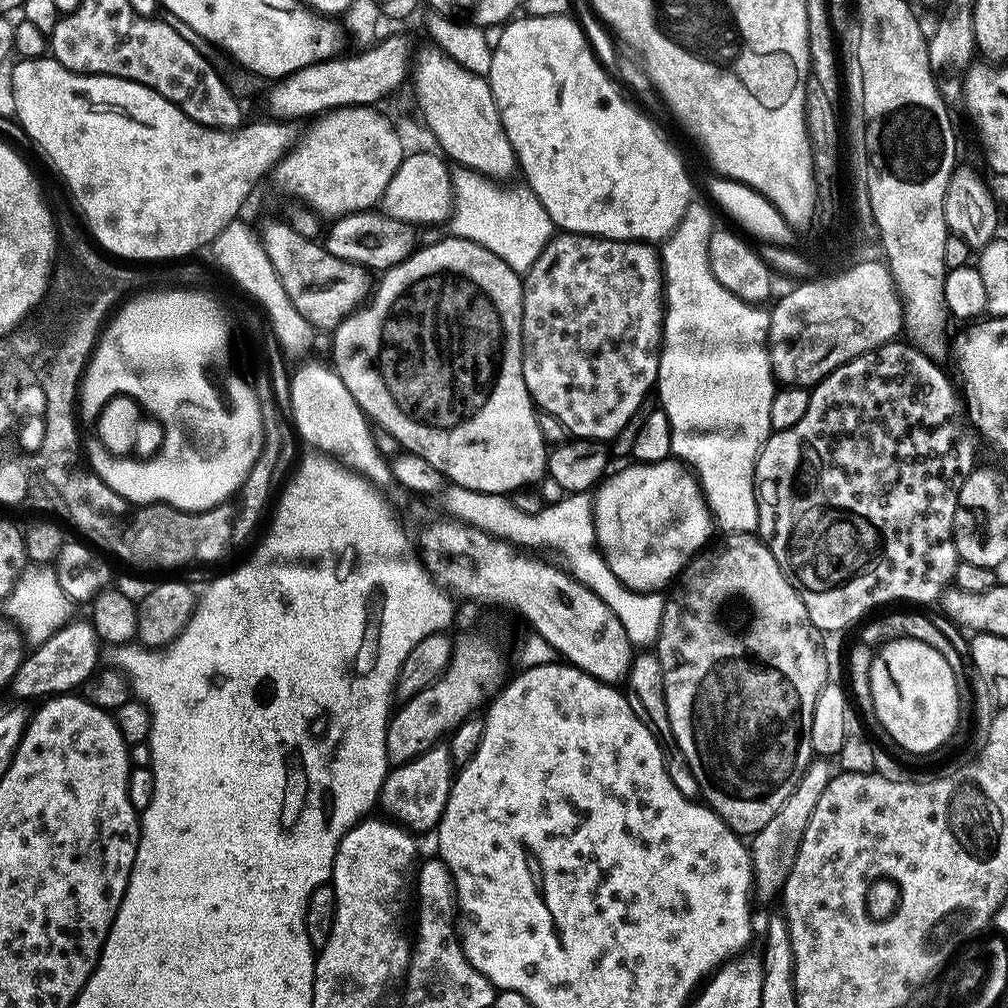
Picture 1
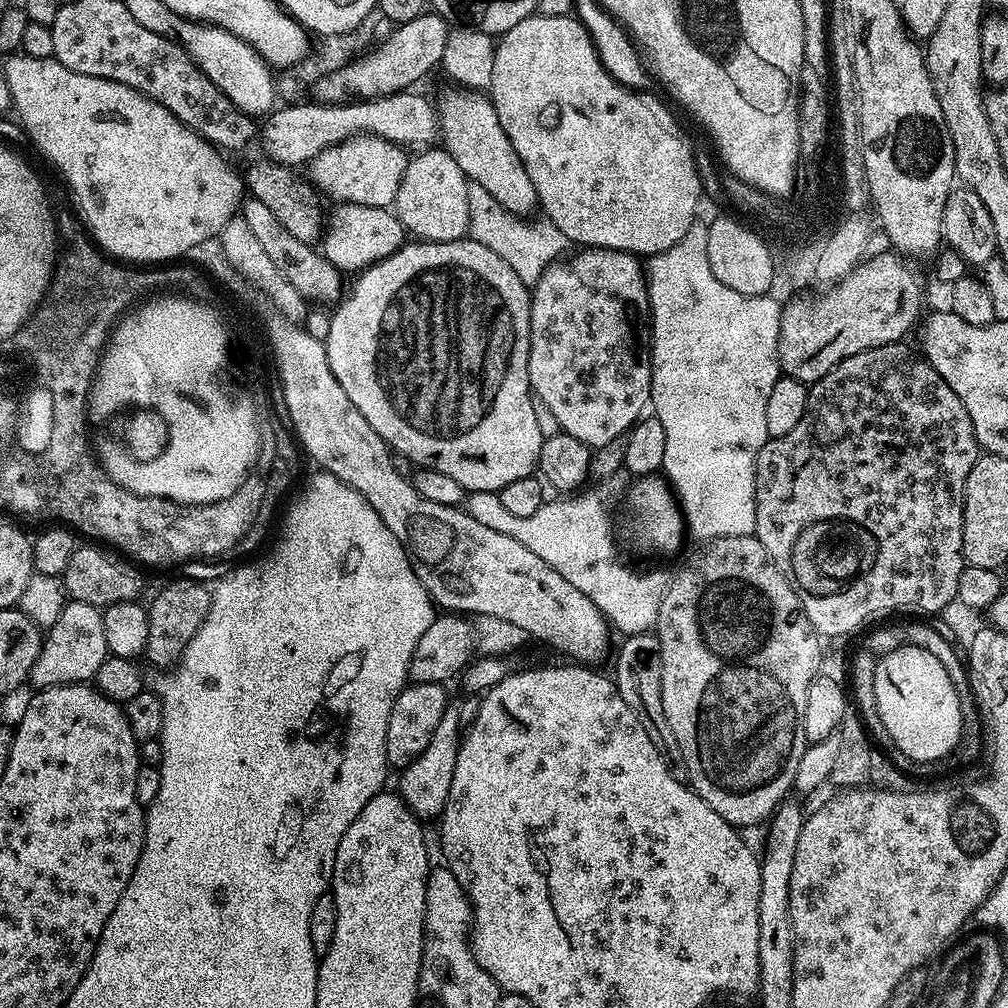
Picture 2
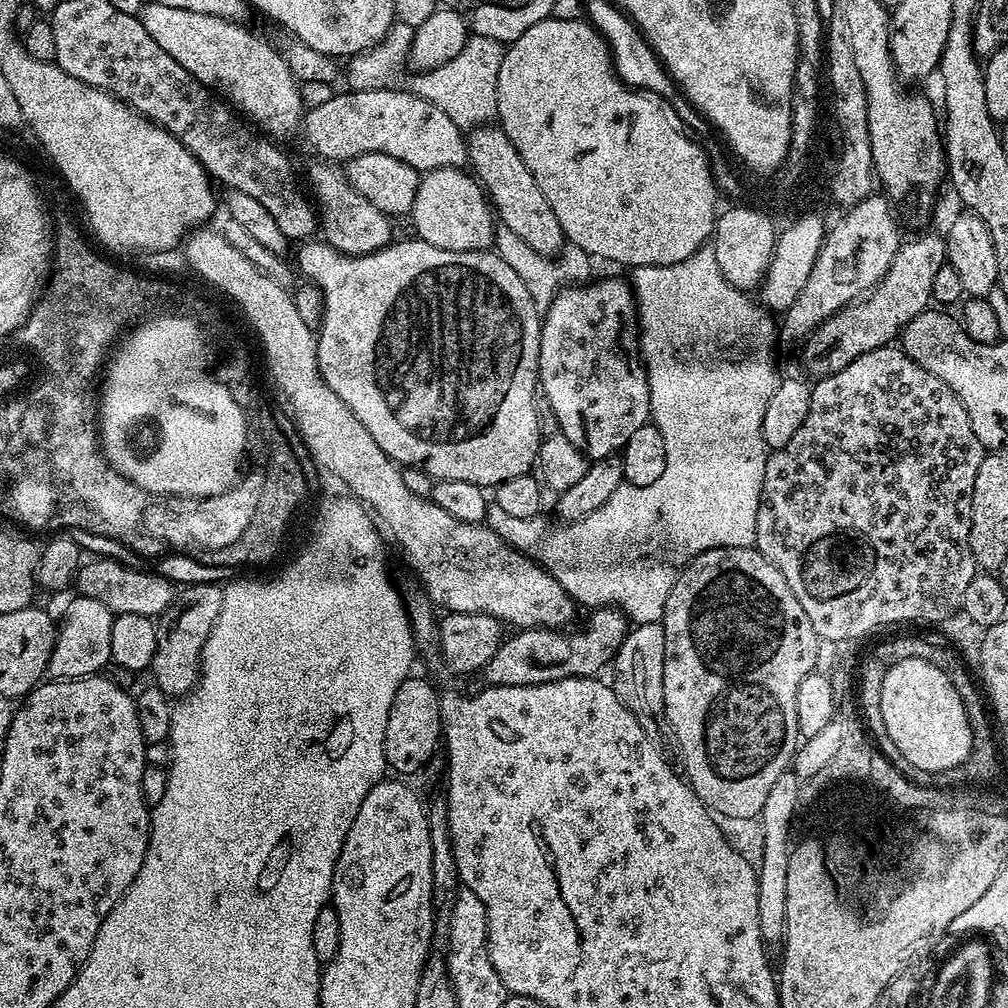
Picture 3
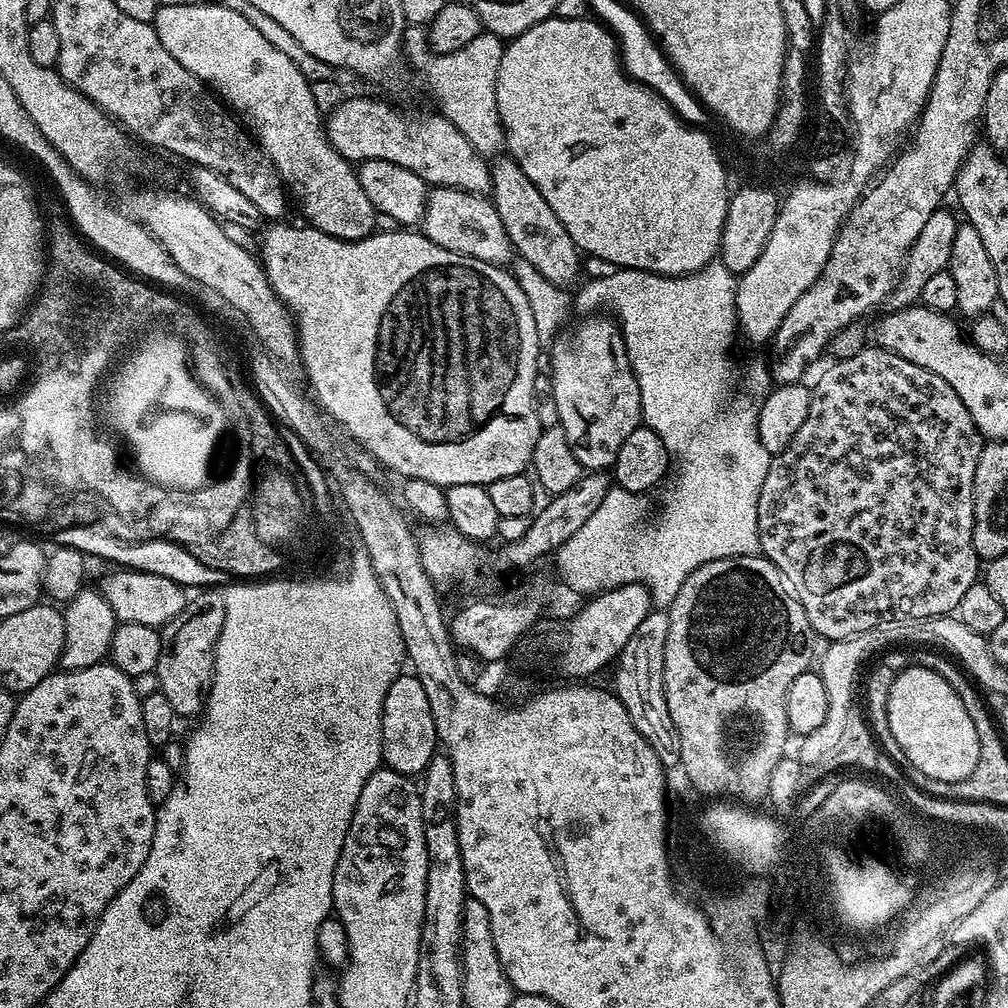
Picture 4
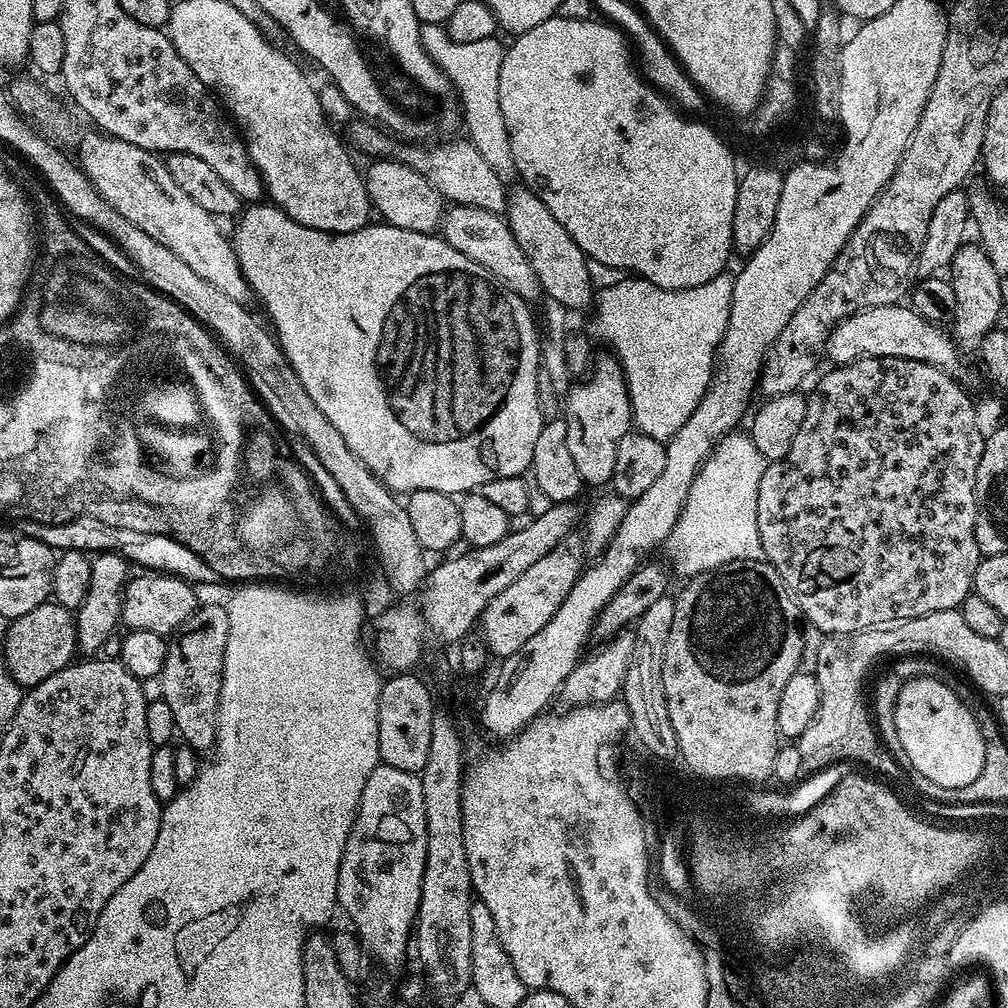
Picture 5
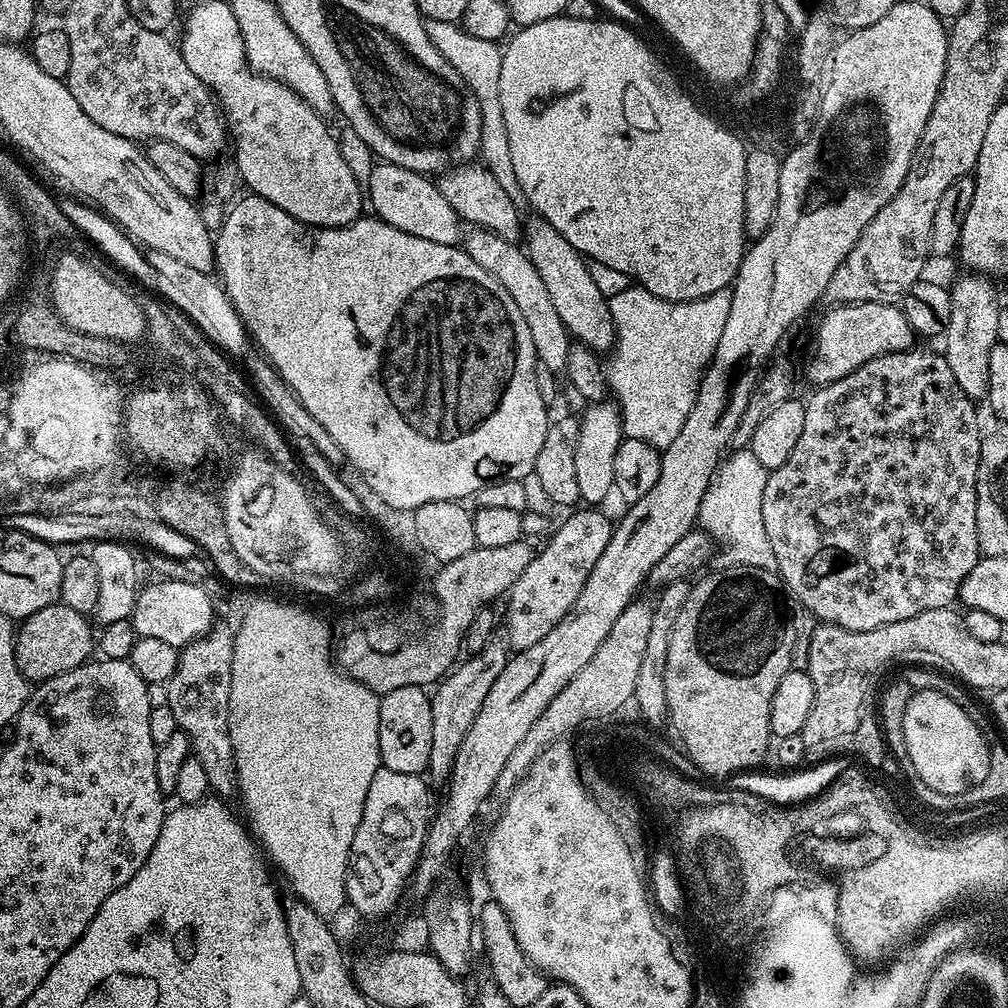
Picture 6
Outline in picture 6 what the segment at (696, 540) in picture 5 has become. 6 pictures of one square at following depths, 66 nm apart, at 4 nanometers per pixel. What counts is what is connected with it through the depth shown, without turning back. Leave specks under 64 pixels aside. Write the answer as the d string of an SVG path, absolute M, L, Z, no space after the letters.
M736 450L731 454L733 456L729 455L717 468L716 474L712 477L712 482L702 498L699 527L707 532L713 541L721 540L722 543L728 544L728 549L720 556L719 567L721 569L733 566L775 569L774 549L770 547L770 538L766 538L766 525L762 522L762 494L766 490L769 469L764 468L762 462L758 462L758 458L754 458L751 450Z

